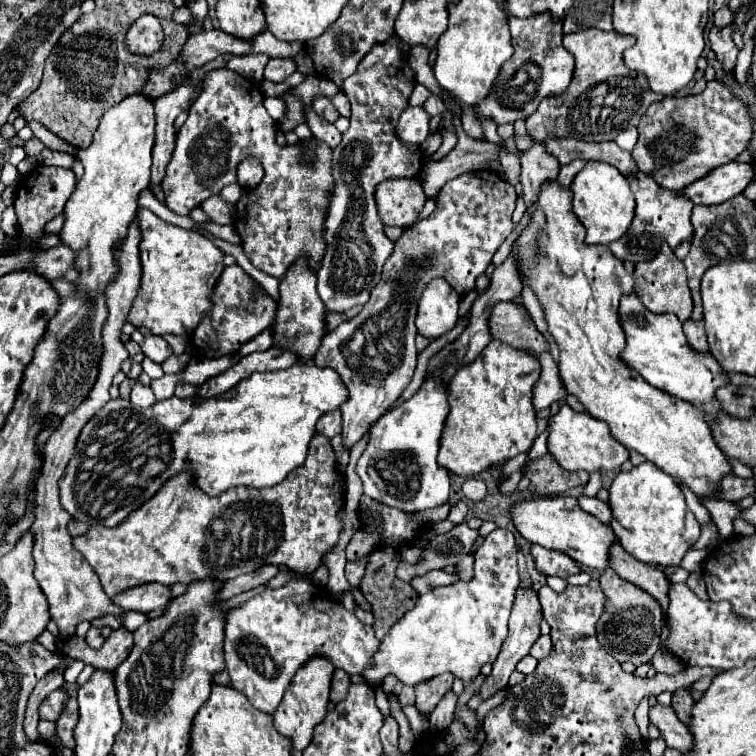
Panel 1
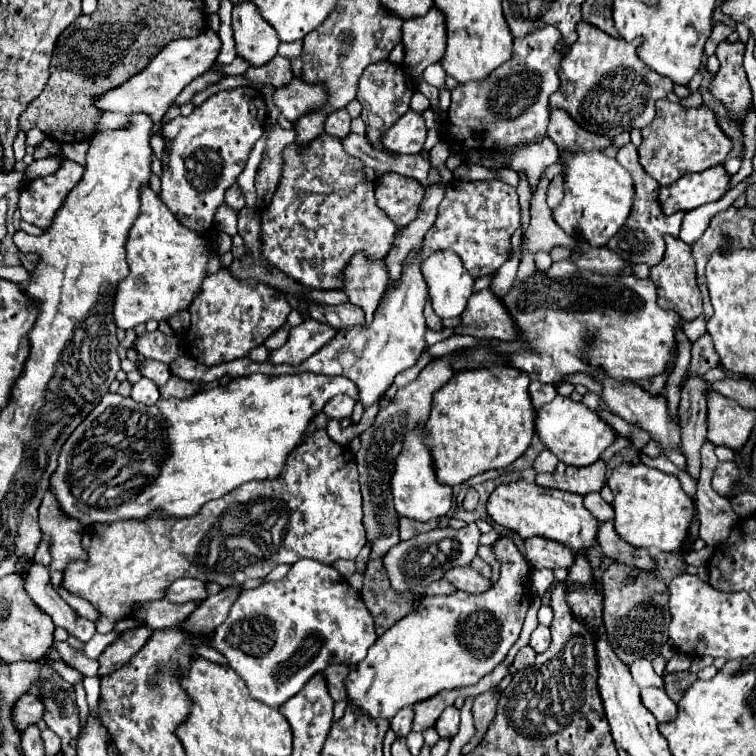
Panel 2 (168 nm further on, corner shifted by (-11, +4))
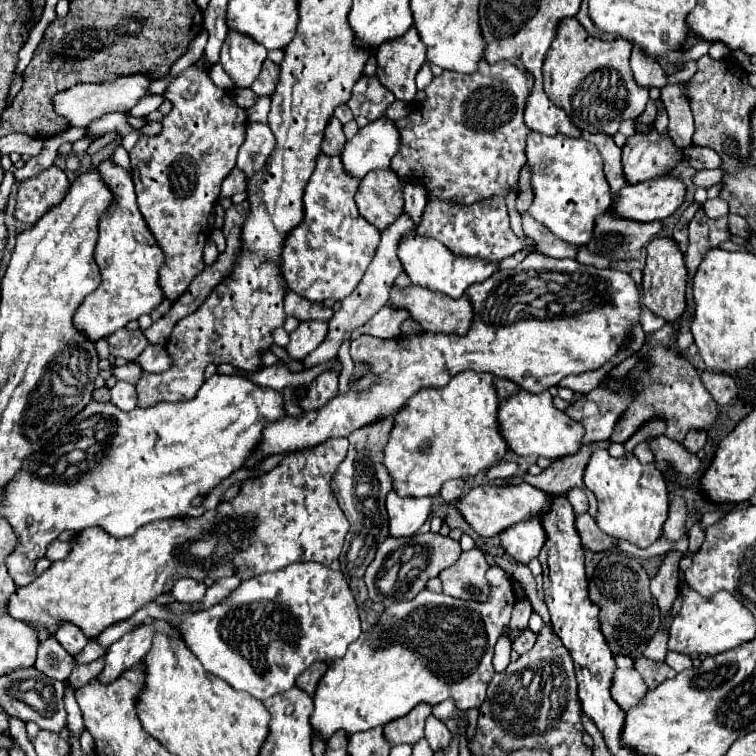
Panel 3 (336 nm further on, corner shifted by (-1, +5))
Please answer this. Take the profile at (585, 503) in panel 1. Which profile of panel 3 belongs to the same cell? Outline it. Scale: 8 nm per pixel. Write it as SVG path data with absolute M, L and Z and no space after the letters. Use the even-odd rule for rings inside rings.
M573 488L573 490L569 490L569 492L567 492L567 500L571 502L571 506L573 506L573 510L575 510L577 516L579 516L579 514L585 514L585 512L589 510L587 496L585 496L585 492L583 492L581 488Z

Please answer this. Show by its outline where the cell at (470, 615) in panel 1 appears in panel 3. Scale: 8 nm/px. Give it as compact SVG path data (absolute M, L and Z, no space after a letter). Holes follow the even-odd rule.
M497 564L491 566L487 570L487 580L491 592L485 602L459 600L447 594L423 590L413 600L391 604L381 616L381 622L373 630L363 634L357 642L353 642L353 646L349 646L343 658L333 660L329 670L321 678L317 694L313 698L313 730L321 732L325 740L341 728L345 728L345 732L351 736L355 732L365 732L373 726L383 726L395 718L401 718L419 702L427 702L433 706L447 698L455 698L459 710L481 706L481 702L485 700L487 686L495 676L493 646L501 636L503 628L509 626L511 608L517 602L513 582L503 568L499 568Z

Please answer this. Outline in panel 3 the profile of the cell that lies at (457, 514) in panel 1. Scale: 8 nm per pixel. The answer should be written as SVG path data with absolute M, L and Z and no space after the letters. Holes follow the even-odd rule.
M453 480L453 482L445 482L445 486L441 488L441 496L445 502L453 502L457 498L463 496L463 486L465 480Z

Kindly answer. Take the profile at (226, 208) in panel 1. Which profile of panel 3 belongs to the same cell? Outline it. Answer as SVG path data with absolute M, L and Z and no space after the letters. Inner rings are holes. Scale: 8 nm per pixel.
M235 170L223 180L223 186L221 186L221 198L231 198L233 194L237 192L245 192L247 188L247 182L245 182L245 174L241 174L241 170Z

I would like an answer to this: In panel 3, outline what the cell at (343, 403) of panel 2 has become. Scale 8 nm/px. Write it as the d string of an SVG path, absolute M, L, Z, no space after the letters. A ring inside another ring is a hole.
M327 370L309 384L309 398L305 398L305 402L299 402L299 406L305 412L313 412L323 408L335 396L337 396L337 374L333 370Z

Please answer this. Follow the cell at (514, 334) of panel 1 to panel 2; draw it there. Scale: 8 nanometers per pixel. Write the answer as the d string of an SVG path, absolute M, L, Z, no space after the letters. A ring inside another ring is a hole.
M491 289L471 295L461 315L461 325L453 331L459 335L471 335L475 339L499 341L513 341L517 335L513 319L507 315L507 309Z

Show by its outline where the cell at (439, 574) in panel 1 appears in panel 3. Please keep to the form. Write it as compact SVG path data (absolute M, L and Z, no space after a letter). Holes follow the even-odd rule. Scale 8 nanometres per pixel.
M473 548L463 552L453 566L439 574L443 582L443 594L457 596L461 600L483 600L489 594L489 584L485 580L487 568L489 564L481 550Z

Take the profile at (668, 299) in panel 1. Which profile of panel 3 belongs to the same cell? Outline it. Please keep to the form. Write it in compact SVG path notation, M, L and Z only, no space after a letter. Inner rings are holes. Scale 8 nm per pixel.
M653 238L653 242L649 242L647 246L647 264L643 268L643 284L641 284L645 308L665 318L667 322L675 322L687 308L685 286L687 286L687 270L679 244L673 238Z

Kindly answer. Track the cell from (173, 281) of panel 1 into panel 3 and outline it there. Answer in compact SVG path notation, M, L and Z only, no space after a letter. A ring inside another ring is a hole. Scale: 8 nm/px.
M109 160L101 162L99 170L115 194L115 202L109 208L111 212L105 214L99 226L99 242L95 250L95 258L101 268L101 286L83 300L73 320L77 322L77 328L85 330L93 340L113 334L129 320L137 320L141 314L151 314L165 298L159 284L159 268L165 264L165 252L159 248L143 214L139 212L131 174Z

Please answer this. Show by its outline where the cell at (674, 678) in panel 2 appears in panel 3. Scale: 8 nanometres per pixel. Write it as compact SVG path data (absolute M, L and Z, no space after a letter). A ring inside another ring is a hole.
M637 656L635 658L635 670L643 676L643 680L649 686L649 690L655 690L663 680L671 678L671 668L669 666L665 666L663 662L649 660L645 656Z

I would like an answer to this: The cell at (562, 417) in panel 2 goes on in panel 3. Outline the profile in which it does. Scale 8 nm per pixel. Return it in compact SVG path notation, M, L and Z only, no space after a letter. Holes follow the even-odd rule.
M525 390L501 402L501 432L505 434L505 438L509 438L509 448L515 454L543 456L549 460L557 460L579 452L585 436L583 424L573 420L567 412L559 410L553 404L553 398L549 392L529 394Z

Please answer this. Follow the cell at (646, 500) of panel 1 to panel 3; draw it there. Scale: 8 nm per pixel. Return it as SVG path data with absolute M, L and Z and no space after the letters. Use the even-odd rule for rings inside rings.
M597 450L587 464L583 482L597 496L597 526L605 534L615 540L637 544L639 548L647 548L661 538L663 524L669 514L669 492L665 478L655 464L641 464L635 456L613 458L607 450Z

